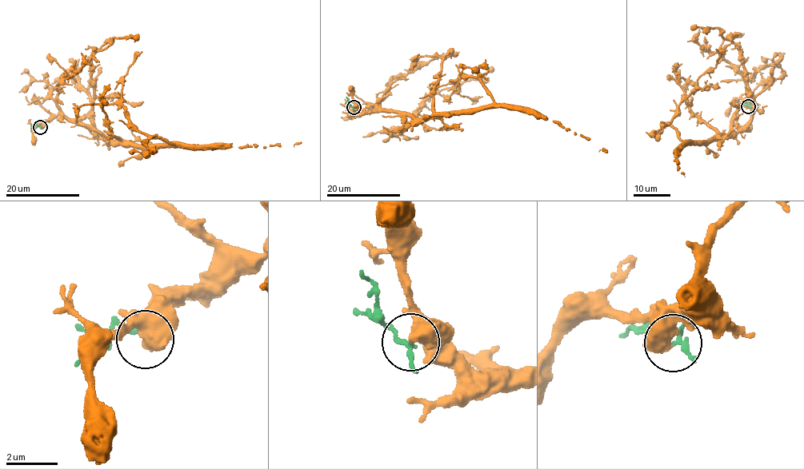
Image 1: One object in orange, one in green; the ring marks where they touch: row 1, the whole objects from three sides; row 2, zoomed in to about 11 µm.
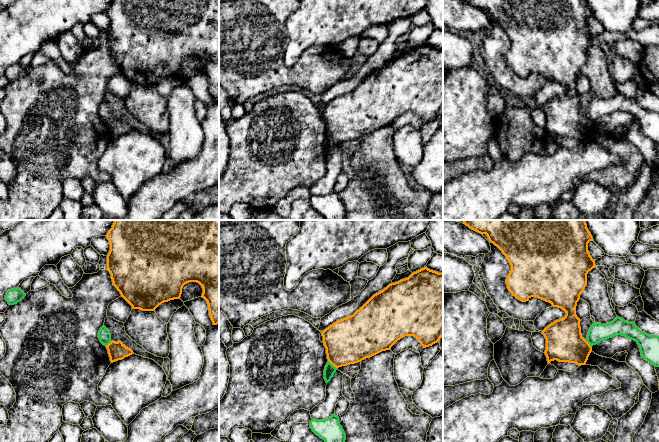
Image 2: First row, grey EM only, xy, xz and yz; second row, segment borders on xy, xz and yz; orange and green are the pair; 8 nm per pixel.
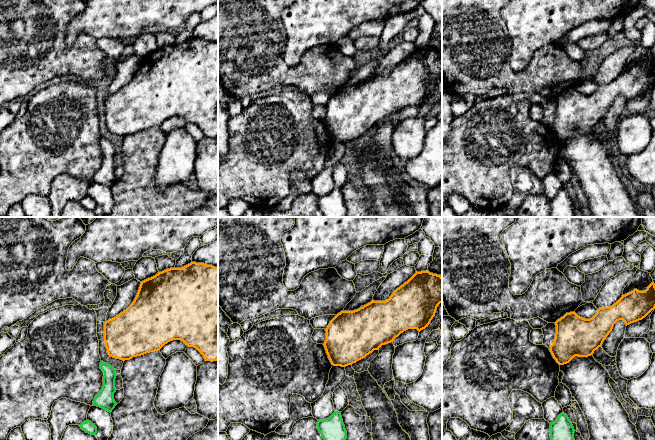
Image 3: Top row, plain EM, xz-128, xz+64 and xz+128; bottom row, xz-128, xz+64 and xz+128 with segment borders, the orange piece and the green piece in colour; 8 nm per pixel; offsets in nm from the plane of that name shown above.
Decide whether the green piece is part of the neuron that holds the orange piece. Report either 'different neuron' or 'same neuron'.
different neuron

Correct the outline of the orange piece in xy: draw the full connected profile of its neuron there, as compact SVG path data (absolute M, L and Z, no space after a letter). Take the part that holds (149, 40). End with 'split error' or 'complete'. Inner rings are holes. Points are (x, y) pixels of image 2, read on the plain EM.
M113 0L106 11L110 19L110 27L107 31L107 45L111 50L113 61L120 68L132 85L142 87L155 87L164 78L180 75L182 64L189 58L197 58L203 64L202 74L207 77L209 92L213 101L219 99L219 0Z; complete

